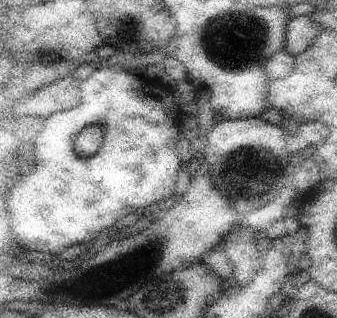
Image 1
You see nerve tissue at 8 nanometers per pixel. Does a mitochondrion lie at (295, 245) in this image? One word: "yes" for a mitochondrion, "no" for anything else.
no

